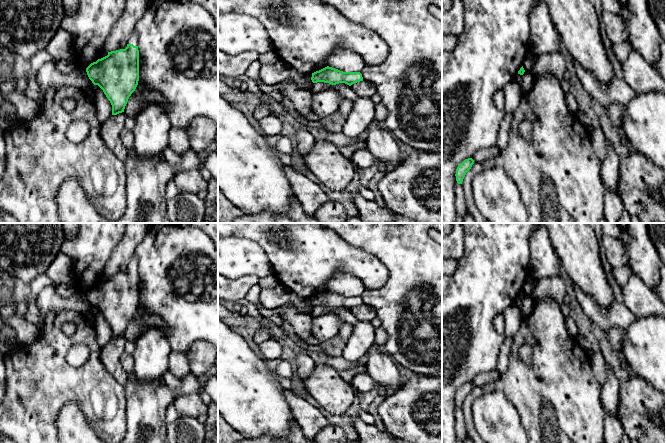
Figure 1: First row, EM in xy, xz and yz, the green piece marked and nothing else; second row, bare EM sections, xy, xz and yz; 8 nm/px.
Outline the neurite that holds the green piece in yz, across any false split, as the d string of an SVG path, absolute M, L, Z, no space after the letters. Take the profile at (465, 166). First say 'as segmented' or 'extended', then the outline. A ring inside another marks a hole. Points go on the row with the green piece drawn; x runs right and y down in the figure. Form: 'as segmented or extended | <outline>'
as segmented | M472 158L465 159L456 169L456 181L458 184L462 184L463 179L466 173L471 169L474 164L474 160Z

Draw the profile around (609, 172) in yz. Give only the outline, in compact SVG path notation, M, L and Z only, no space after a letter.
M606 141L606 157L601 161L600 176L604 190L617 192L619 180L620 159L612 144Z

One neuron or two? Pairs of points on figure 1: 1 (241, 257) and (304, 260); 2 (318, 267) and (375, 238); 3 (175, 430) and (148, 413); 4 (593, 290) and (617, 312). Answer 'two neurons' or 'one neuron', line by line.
1: two neurons
2: two neurons
3: two neurons
4: two neurons

